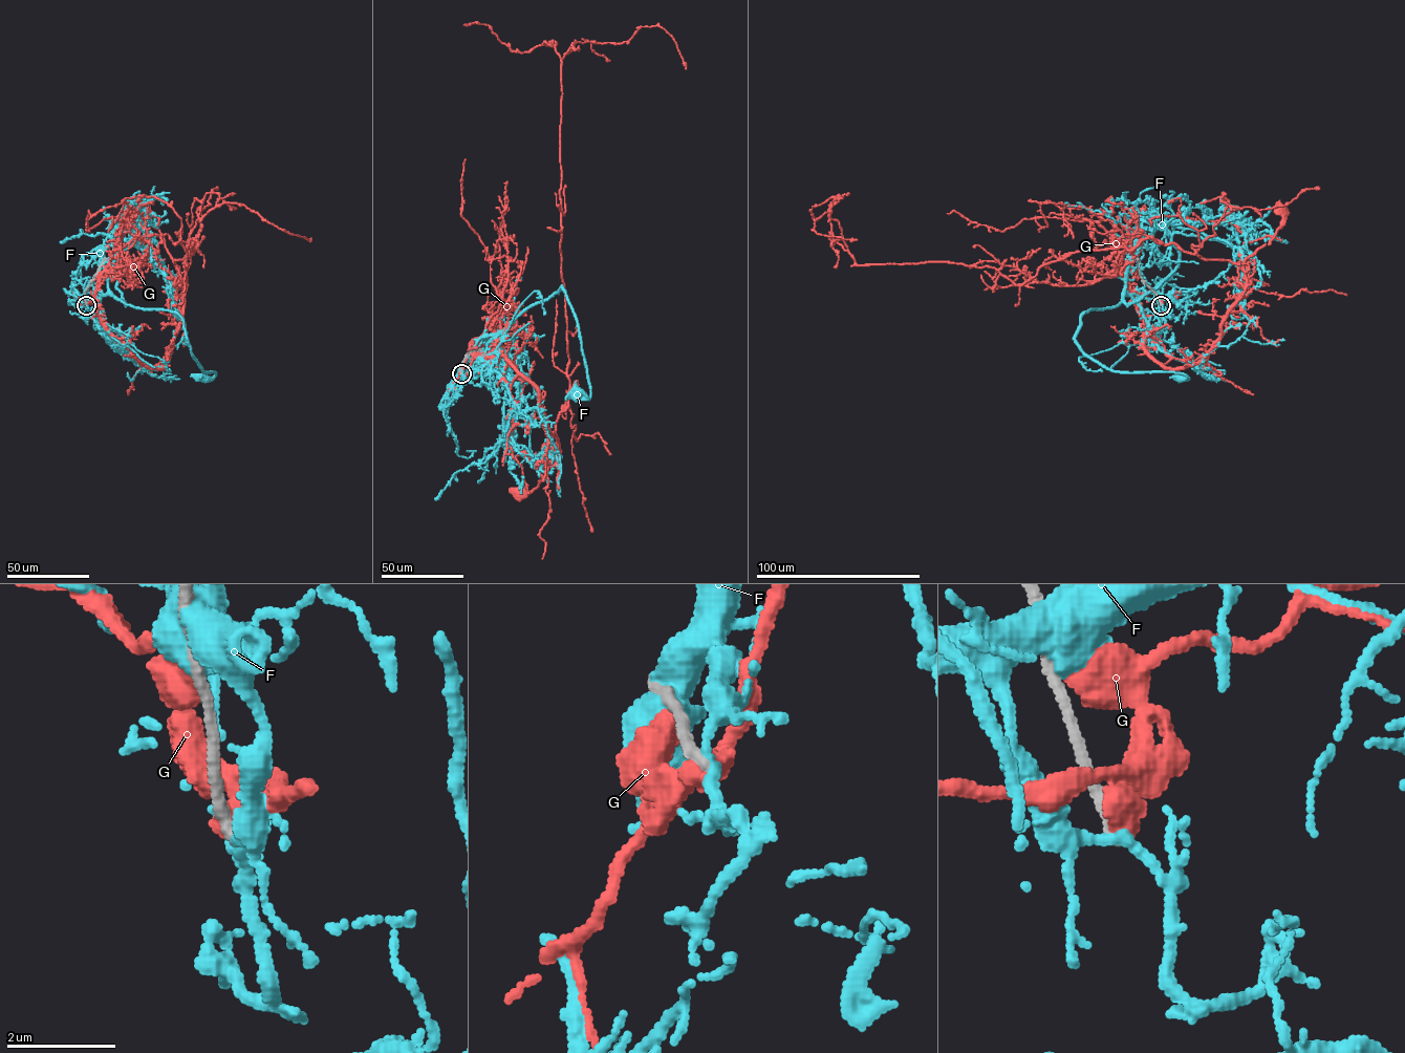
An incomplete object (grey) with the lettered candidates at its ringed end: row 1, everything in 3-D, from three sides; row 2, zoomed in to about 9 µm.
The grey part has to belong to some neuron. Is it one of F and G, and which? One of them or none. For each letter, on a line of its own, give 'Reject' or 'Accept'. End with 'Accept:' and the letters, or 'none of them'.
F: Reject
G: Reject
Accept: none of them

